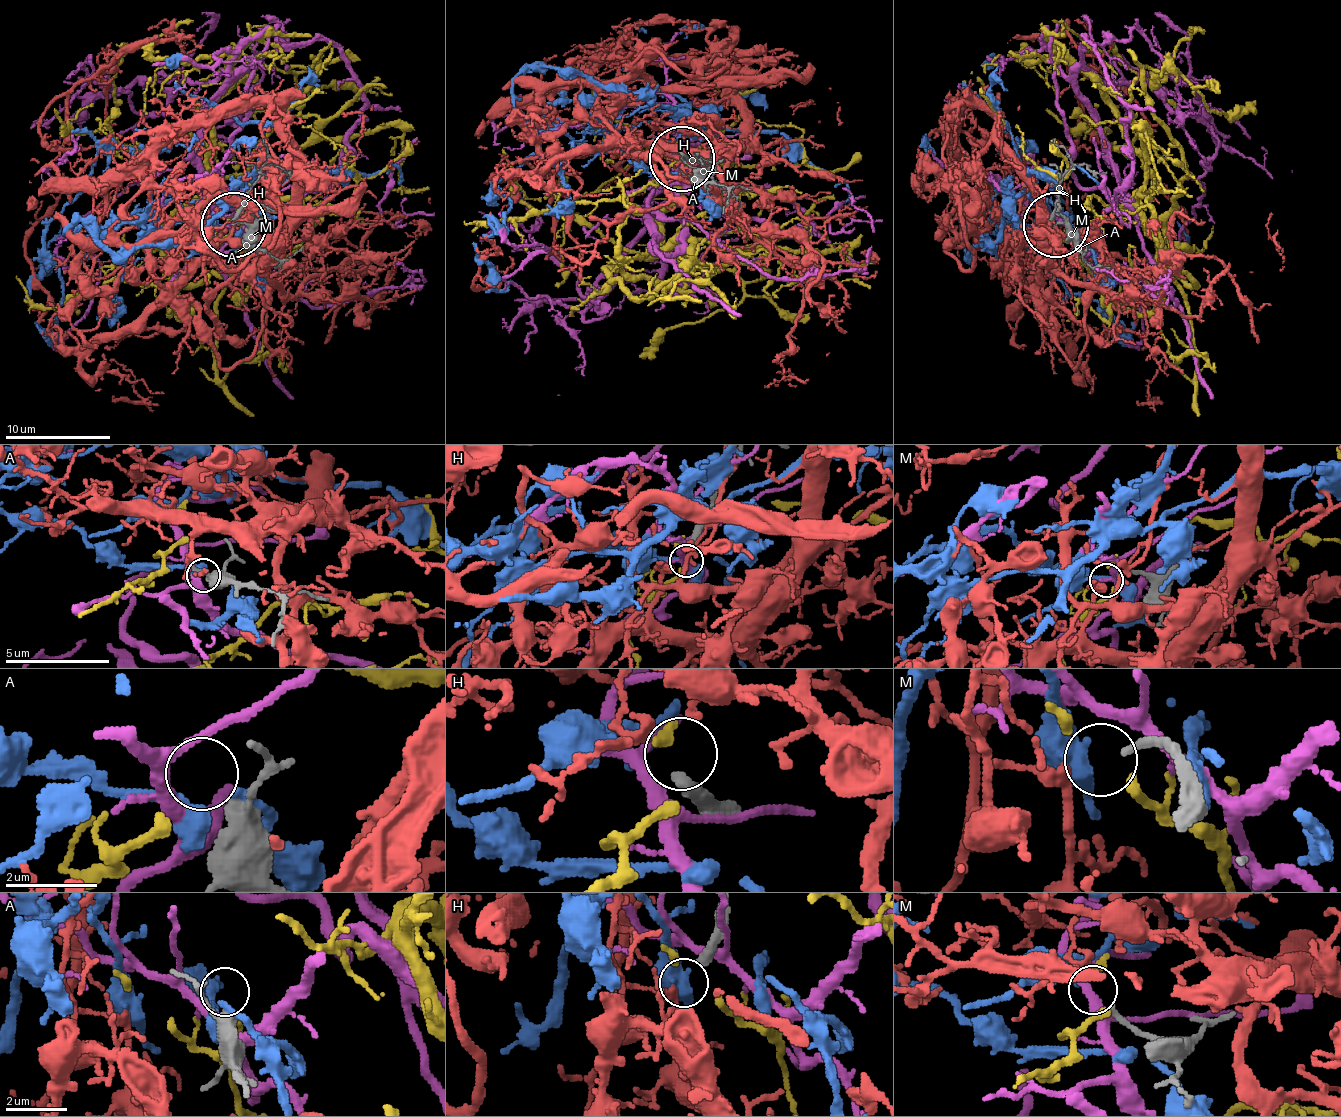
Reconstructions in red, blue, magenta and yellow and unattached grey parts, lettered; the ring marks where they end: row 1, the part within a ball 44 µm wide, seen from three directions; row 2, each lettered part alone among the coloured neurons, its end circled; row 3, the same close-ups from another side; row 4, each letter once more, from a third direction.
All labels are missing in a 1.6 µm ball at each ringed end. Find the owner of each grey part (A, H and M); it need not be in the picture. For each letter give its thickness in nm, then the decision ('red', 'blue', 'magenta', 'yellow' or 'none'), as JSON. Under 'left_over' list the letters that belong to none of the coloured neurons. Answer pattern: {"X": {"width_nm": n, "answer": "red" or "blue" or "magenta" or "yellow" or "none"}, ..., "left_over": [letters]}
{"A": {"width_nm": 380, "answer": "none"}, "H": {"width_nm": 340, "answer": "red"}, "M": {"width_nm": 170, "answer": "none"}, "left_over": ["A", "M"]}

